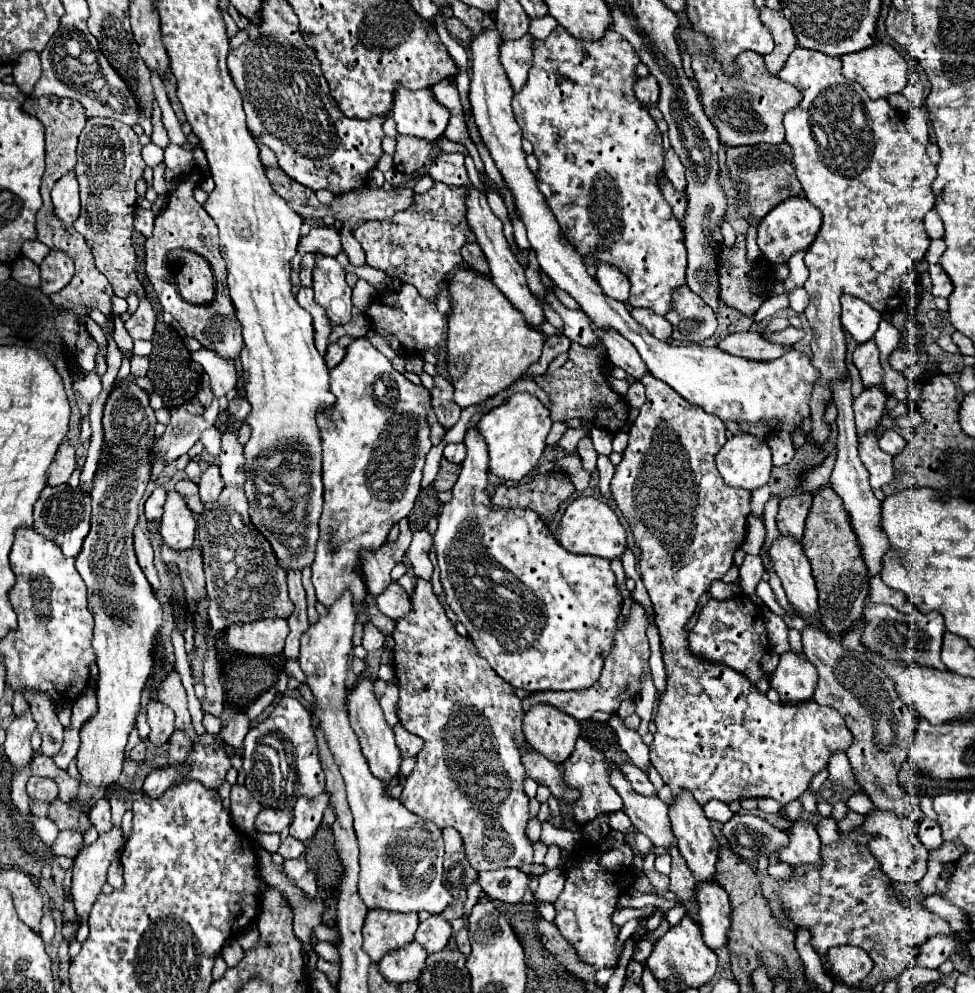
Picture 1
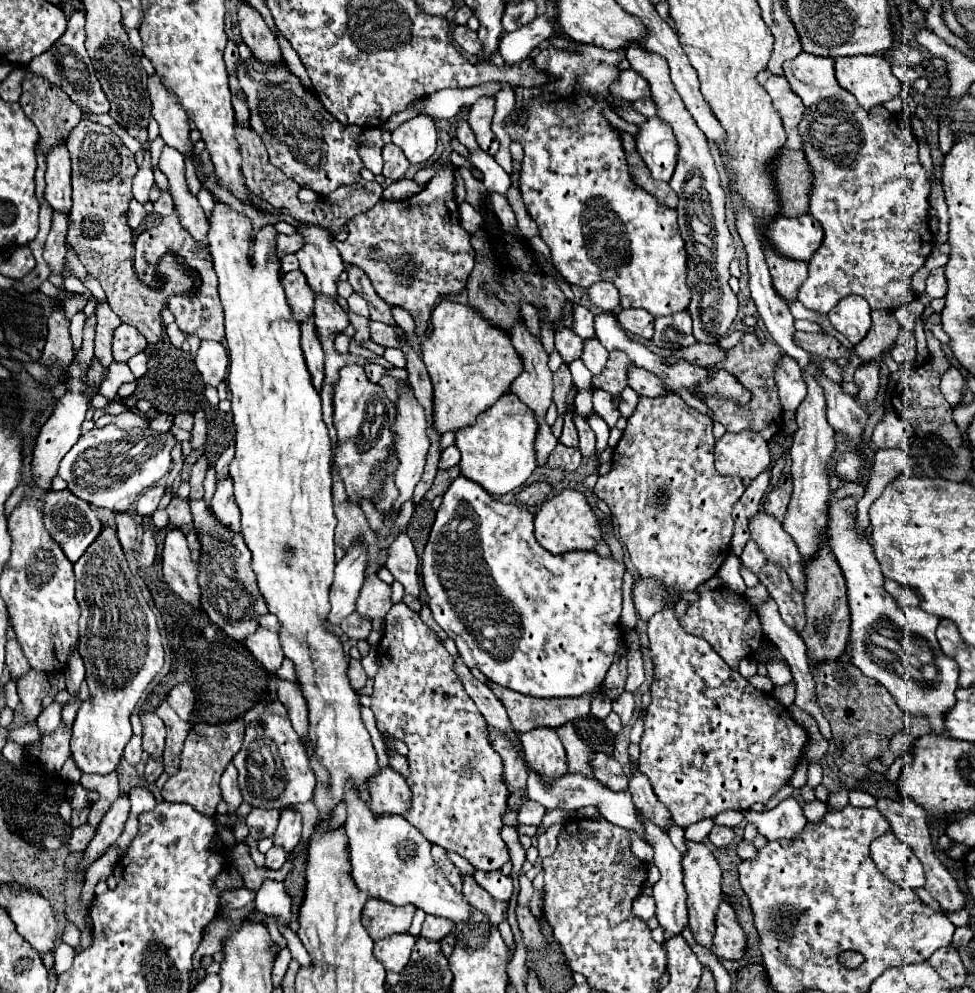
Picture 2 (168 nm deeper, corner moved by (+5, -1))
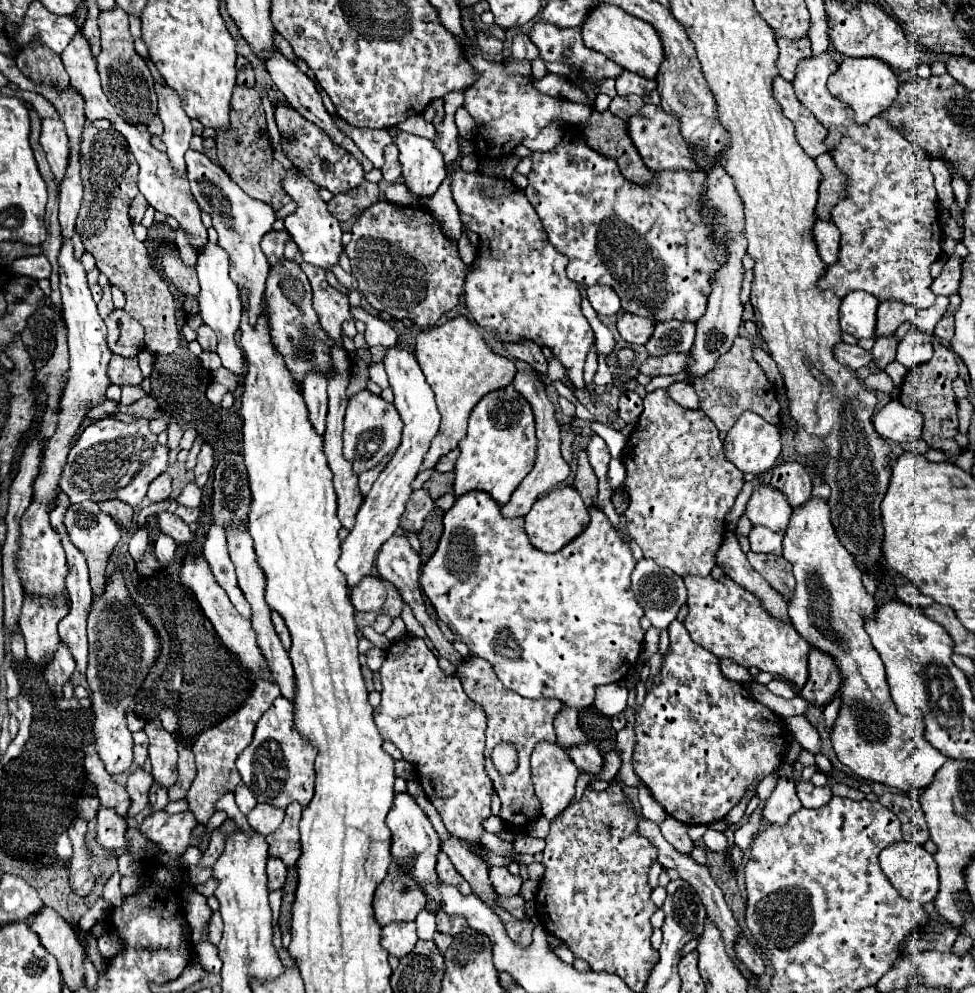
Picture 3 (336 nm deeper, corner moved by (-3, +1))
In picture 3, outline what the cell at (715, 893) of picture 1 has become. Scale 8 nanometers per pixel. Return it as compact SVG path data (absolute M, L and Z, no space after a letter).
M741 934L737 944L735 944L735 952L737 952L737 958L755 974L755 976L761 976L765 972L765 962L761 960L761 956L755 952L755 948L745 940L745 936Z

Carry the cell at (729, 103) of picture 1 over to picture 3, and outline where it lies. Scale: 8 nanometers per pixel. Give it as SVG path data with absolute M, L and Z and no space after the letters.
M781 76L775 78L773 82L773 92L775 100L781 104L783 116L789 118L795 126L795 136L801 148L807 152L807 156L817 158L823 152L829 152L831 148L823 142L827 138L827 130L817 122L817 118L807 110L795 96L793 84L783 80Z

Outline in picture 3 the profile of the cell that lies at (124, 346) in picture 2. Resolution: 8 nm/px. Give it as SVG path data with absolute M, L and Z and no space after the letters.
M113 356L109 360L107 376L109 376L109 382L115 386L125 386L125 384L139 386L143 380L137 360L135 358L119 358L119 356Z

